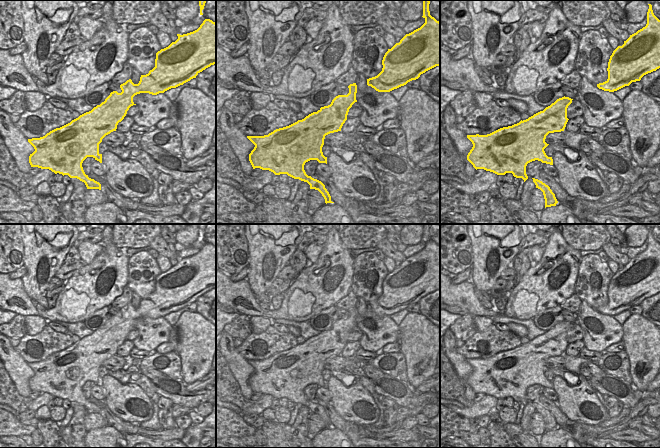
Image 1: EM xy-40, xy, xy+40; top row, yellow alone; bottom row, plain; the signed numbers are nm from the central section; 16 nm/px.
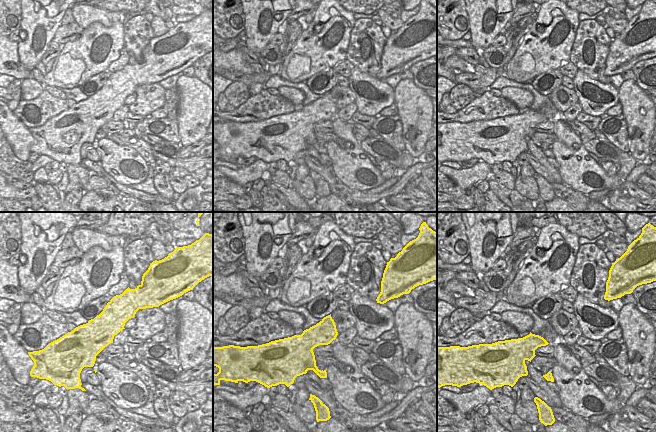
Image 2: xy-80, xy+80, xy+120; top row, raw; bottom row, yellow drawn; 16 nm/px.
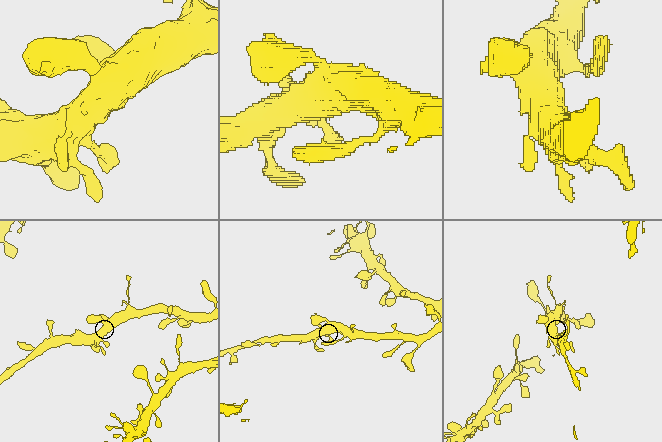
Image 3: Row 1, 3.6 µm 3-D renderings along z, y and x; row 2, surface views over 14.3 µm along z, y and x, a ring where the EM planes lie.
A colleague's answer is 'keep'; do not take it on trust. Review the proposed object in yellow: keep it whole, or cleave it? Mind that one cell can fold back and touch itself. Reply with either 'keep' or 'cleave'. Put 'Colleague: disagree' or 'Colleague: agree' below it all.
keep
Colleague: agree

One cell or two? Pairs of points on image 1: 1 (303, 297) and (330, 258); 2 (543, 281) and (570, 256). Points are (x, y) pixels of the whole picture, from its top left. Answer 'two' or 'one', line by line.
1: one
2: one

